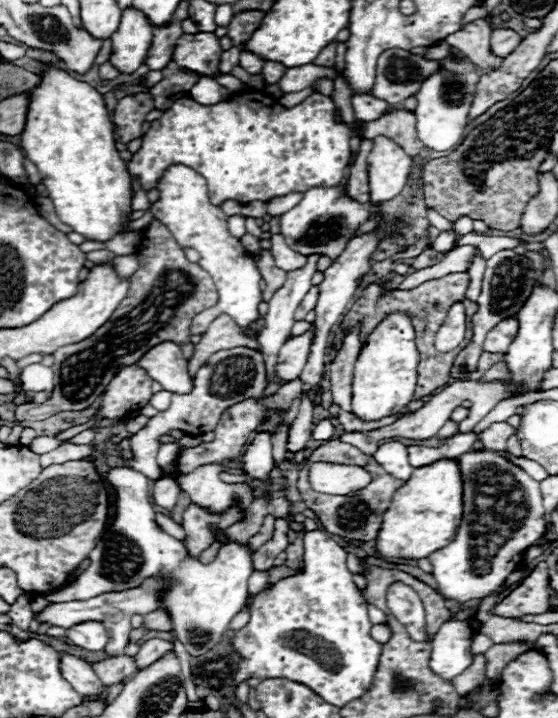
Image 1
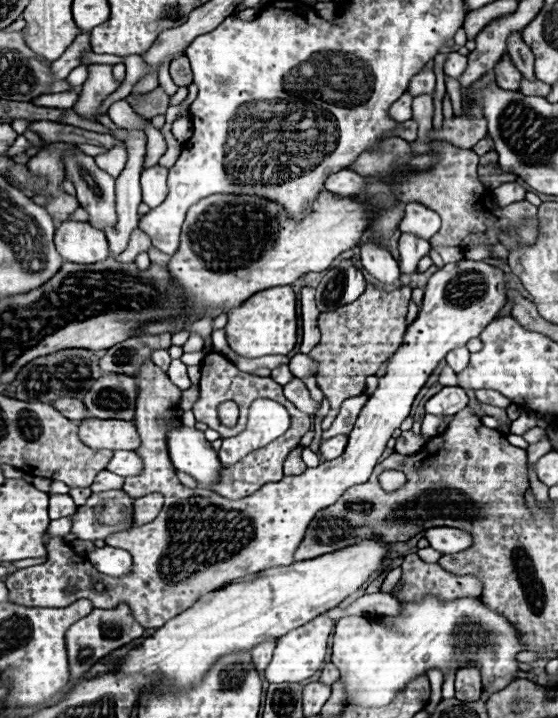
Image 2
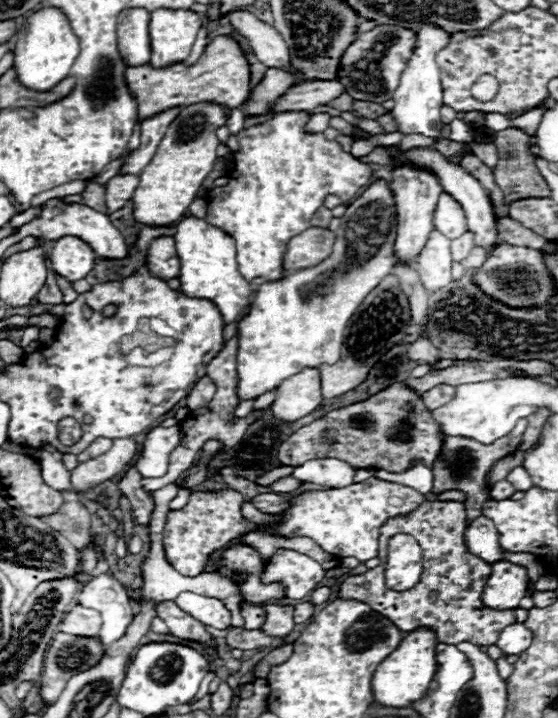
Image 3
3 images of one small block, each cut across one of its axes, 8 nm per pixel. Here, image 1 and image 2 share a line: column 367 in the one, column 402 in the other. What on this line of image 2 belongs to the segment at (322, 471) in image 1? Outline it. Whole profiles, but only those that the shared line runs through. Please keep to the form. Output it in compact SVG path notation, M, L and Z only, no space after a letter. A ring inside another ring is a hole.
M384 470L378 480L386 492L394 492L398 486L402 486L406 482L406 476L400 470Z

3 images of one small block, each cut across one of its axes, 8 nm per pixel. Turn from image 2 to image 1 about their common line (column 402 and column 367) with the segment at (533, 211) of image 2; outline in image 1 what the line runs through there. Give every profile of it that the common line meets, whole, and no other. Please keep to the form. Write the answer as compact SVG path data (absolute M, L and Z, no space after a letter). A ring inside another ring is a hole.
M362 140L360 144L360 152L358 158L352 166L352 174L348 180L348 188L346 194L348 198L360 202L360 204L368 204L370 202L370 186L368 186L368 164L366 164L366 156L372 150L372 140Z

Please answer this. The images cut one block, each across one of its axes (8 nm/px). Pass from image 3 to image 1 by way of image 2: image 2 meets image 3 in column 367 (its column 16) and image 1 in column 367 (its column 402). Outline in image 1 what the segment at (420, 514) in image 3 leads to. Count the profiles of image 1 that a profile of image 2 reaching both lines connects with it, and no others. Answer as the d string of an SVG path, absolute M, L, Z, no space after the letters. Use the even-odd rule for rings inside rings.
M402 312L388 314L368 336L368 342L362 344L362 350L354 362L354 378L352 378L352 412L362 420L380 420L382 416L390 416L400 412L414 396L416 380L418 380L418 350L414 344L414 326Z

